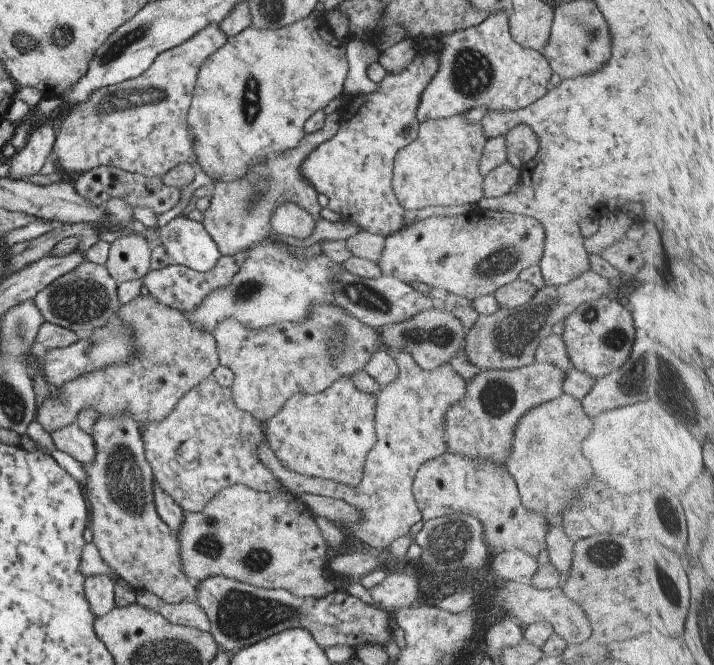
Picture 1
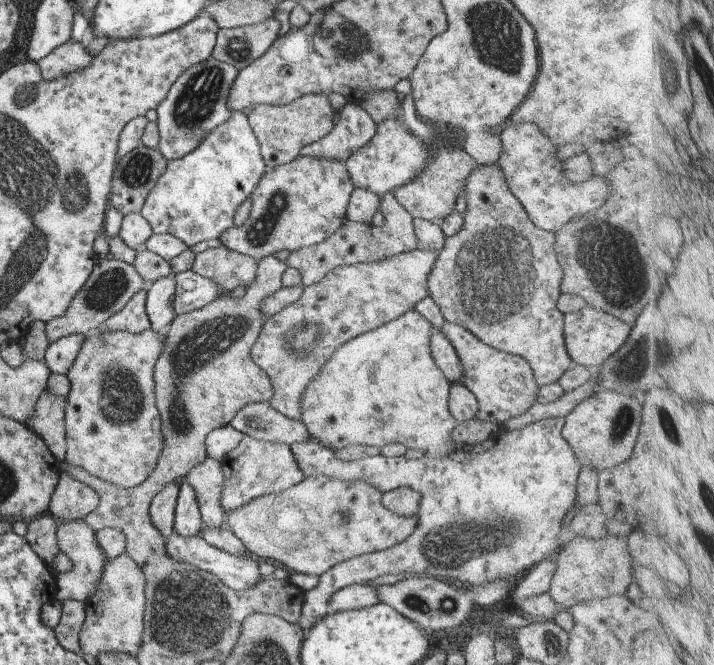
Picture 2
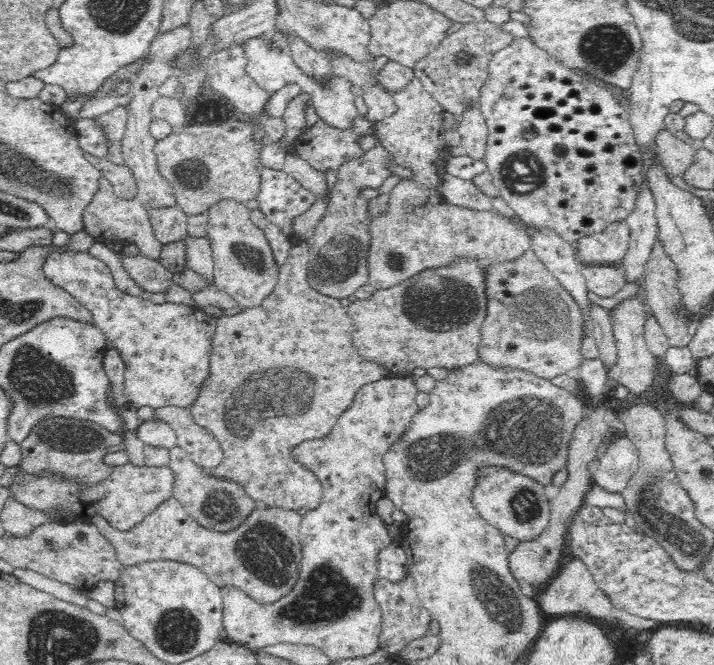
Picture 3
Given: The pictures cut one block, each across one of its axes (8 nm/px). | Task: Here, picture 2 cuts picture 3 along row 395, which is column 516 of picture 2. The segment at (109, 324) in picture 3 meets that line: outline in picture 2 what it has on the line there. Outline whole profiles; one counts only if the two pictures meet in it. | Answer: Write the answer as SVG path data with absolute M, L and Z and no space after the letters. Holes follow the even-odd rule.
M510 124L498 135L501 140L501 154L497 164L504 173L506 185L519 200L529 220L551 233L557 232L571 216L595 212L603 206L603 184L571 184L563 178L563 163L557 160L557 147L535 124Z

